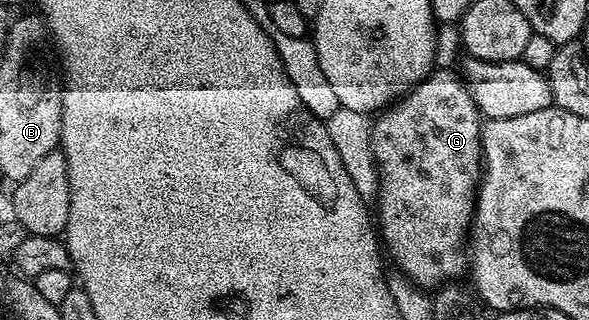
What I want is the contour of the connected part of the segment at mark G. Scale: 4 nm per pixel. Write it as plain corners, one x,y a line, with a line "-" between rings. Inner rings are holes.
434,70
429,73
427,80
421,81
413,87
413,91
402,96
392,106
384,109
372,121
373,126
373,156
377,159
377,195
375,205
377,212
381,215
380,235
383,237
383,244
389,247
393,260
398,264
400,275
412,280
418,288
436,290
446,282
457,282
467,272
467,241
471,236
471,225
473,222
473,209
477,198
477,189
483,175
483,157
481,154
481,129
483,117
481,111
475,106
475,102
469,93
469,87
465,85
464,79
453,72
440,72

